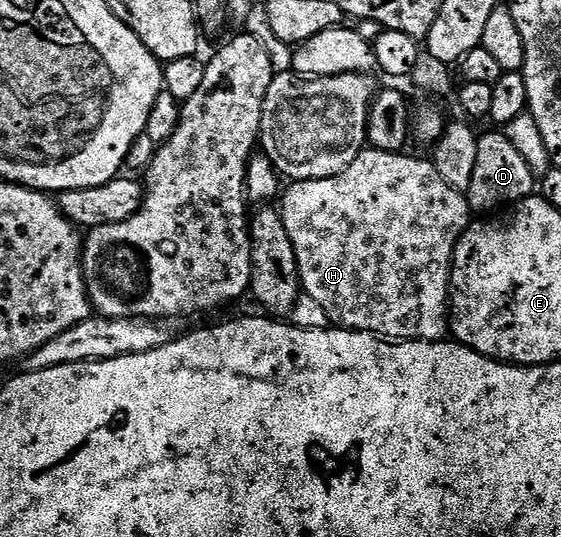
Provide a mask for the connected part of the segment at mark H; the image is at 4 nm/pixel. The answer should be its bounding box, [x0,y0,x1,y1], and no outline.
[281,147,473,342]

